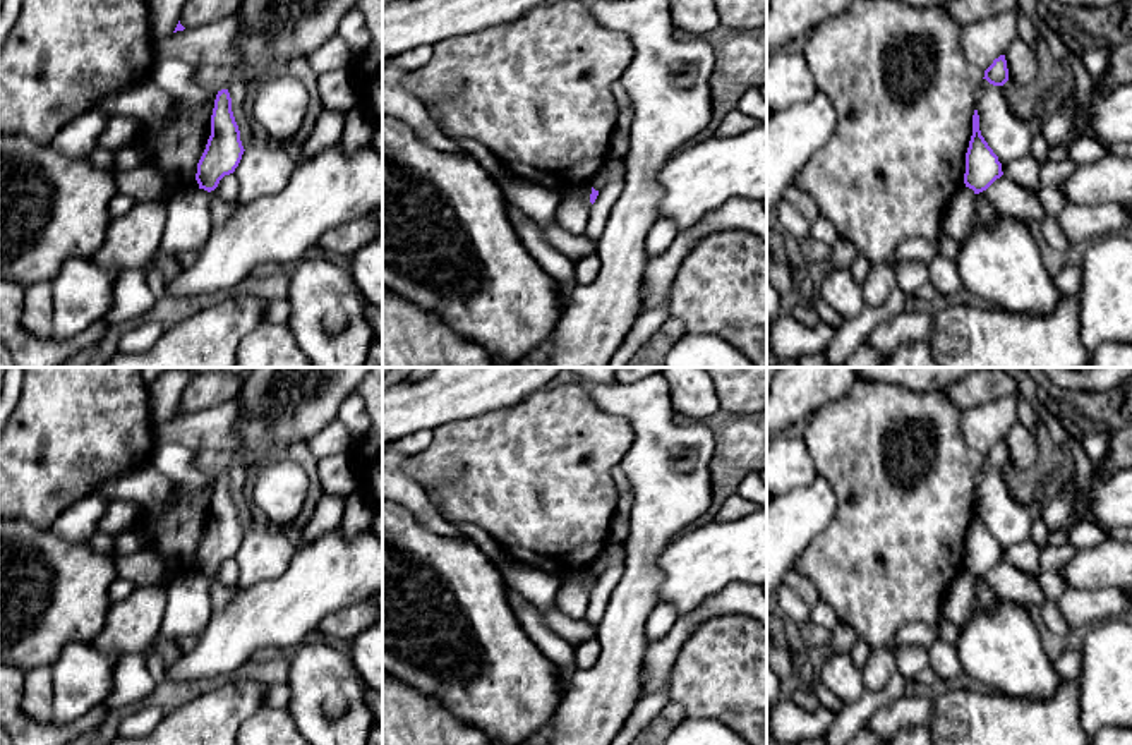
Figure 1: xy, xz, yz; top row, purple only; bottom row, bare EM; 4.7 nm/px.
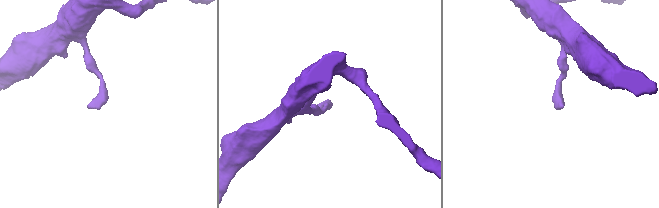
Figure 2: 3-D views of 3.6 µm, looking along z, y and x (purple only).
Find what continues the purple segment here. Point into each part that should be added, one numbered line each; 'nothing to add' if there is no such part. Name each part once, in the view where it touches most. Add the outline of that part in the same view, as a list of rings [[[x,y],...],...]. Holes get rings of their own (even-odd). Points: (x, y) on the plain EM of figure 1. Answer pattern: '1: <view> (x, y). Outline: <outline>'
nothing to add

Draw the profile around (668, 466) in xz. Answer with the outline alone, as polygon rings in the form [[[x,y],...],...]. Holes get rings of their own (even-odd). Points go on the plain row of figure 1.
[[[662,372],[633,383],[583,385],[588,398],[604,412],[628,421],[635,441],[621,460],[633,489],[631,529],[624,541],[624,573],[599,623],[600,656],[593,668],[576,669],[556,711],[547,745],[611,745],[641,697],[647,620],[659,603],[664,573],[657,560],[664,548],[712,506],[710,460],[715,438],[701,421],[676,424],[669,385]]]

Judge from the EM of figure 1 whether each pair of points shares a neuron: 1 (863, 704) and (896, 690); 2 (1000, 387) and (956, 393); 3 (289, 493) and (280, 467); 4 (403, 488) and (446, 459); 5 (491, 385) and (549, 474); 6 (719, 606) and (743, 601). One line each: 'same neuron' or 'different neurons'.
1: same neuron
2: same neuron
3: same neuron
4: different neurons
5: different neurons
6: same neuron

